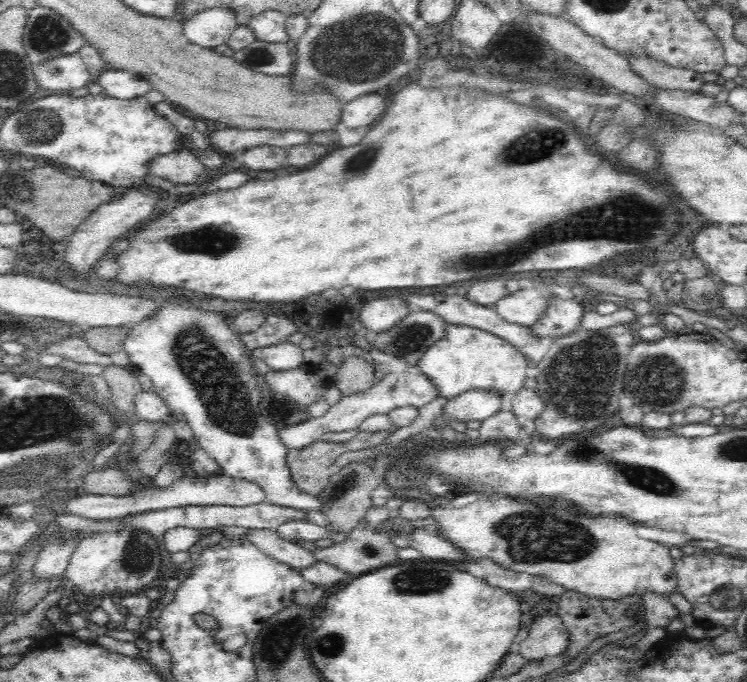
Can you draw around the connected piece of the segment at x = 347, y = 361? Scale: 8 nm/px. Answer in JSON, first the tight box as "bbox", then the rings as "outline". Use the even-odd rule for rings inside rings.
{"bbox":[334,355,377,396],"outline":[[[356,355],[348,356],[342,360],[334,384],[343,396],[368,390],[377,381],[374,378],[374,371],[375,369],[364,358]]]}

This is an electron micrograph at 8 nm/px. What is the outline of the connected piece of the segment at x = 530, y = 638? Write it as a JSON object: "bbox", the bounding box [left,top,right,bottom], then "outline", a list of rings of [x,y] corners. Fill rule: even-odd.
{"bbox":[518,614,569,664],"outline":[[[558,614],[537,617],[530,626],[528,636],[519,644],[518,653],[526,664],[546,657],[556,657],[566,652],[569,638],[569,631]]]}

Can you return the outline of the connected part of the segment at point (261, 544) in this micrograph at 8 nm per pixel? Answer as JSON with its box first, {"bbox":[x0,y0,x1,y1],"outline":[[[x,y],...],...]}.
{"bbox":[241,529,317,571],"outline":[[[248,529],[241,538],[250,541],[252,546],[260,549],[266,556],[280,564],[286,564],[291,570],[300,571],[317,562],[312,551],[280,538],[275,529]]]}

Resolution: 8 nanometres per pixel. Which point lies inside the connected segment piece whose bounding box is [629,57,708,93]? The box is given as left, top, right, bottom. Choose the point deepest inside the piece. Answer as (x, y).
(658, 75)

